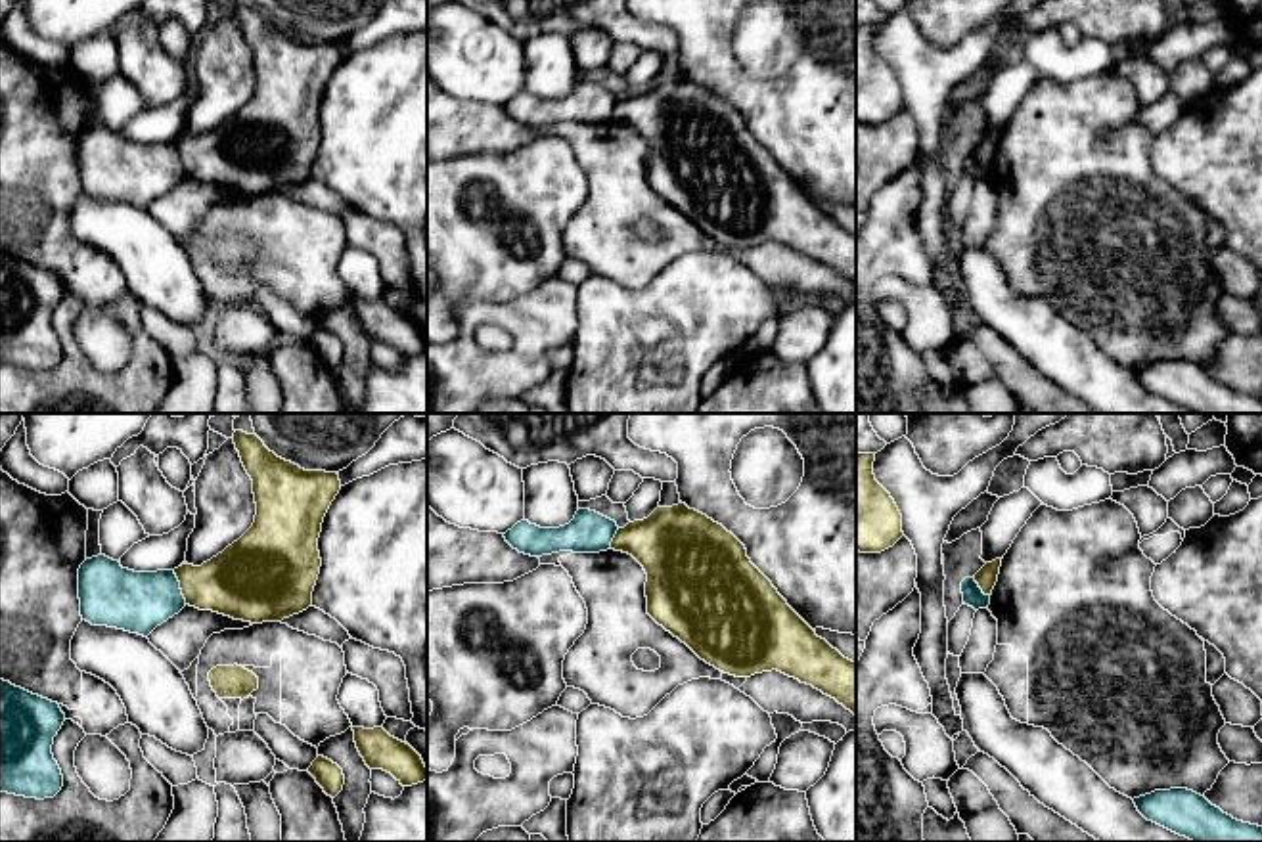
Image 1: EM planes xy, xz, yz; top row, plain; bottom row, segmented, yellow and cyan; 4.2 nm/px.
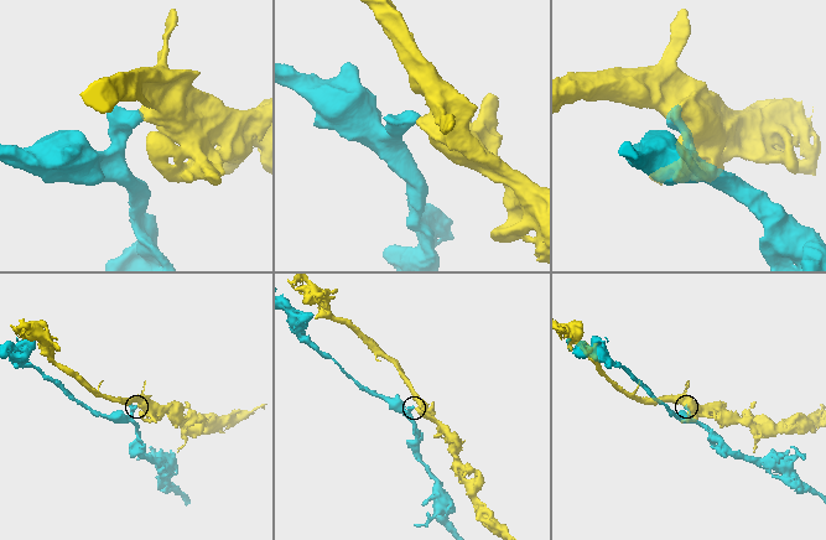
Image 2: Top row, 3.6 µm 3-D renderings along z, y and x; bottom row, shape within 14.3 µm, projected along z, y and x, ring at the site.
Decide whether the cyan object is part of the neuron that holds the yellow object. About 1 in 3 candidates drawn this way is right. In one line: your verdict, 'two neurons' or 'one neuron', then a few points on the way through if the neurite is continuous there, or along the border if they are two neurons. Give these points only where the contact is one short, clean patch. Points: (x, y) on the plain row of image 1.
two neurons; border along xy (173, 142), (186, 175)

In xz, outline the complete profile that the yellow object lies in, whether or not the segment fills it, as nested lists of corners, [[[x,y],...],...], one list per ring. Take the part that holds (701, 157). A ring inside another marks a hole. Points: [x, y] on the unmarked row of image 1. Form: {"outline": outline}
{"outline": [[[680,73],[619,100],[611,121],[632,126],[643,138],[647,186],[701,232],[735,249],[777,241],[856,287],[856,233],[816,207],[722,96]]]}

